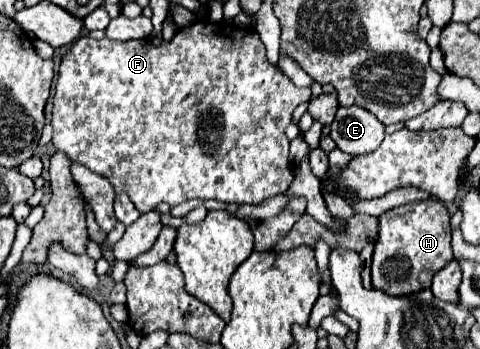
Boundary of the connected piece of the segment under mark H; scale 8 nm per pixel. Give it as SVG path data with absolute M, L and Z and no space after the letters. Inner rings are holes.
M428 199L394 207L380 217L380 233L372 257L372 289L394 297L412 295L420 289L428 289L432 277L452 259L450 215L440 201Z

